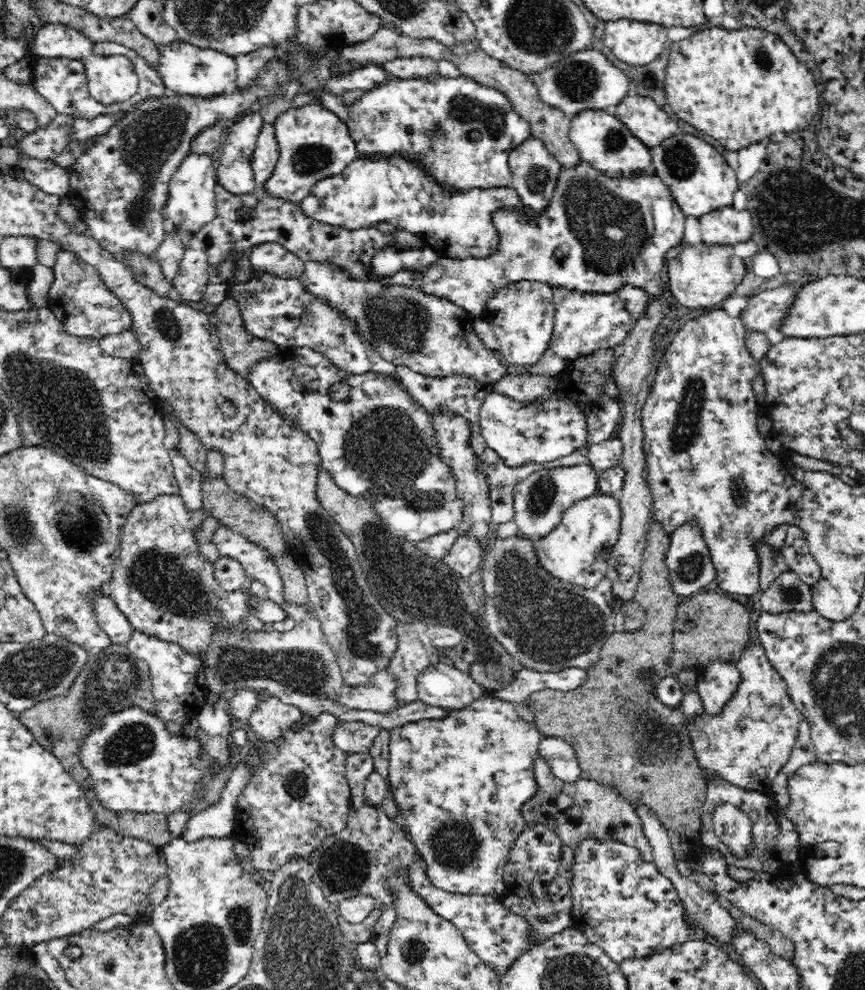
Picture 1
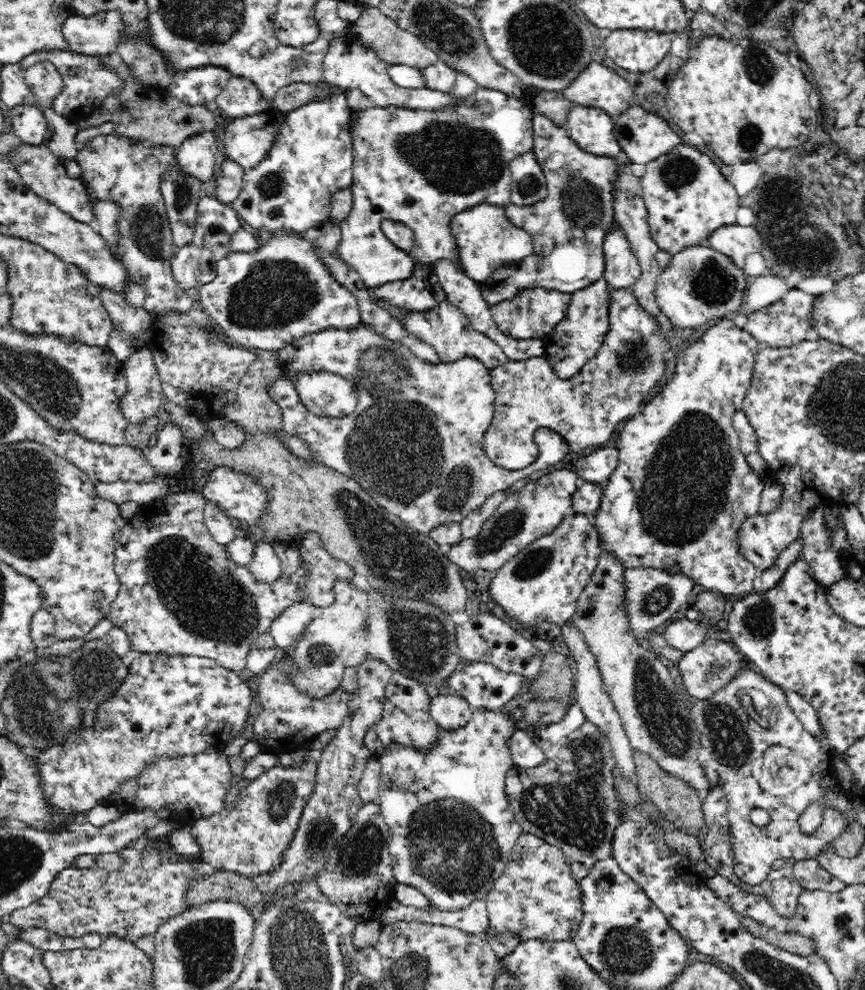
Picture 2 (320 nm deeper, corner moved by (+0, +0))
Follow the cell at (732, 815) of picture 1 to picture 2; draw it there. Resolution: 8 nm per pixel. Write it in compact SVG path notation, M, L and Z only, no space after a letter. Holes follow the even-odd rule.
M752 670L737 672L734 680L715 692L709 699L690 700L689 709L695 727L700 731L698 760L705 770L710 786L722 789L727 798L731 845L735 859L734 873L740 881L758 884L766 880L771 867L779 860L804 861L817 859L822 851L832 847L834 840L846 832L849 824L846 812L825 807L820 830L814 836L802 833L800 815L812 804L820 804L826 792L848 794L840 786L834 763L834 751L816 735L810 734L790 708L786 694L777 684L758 676ZM756 810L769 813L769 824L755 823Z

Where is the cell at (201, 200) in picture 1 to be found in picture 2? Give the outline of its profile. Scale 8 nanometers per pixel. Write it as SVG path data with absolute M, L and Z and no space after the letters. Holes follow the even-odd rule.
M202 130L186 138L175 152L179 170L195 176L202 183L208 182L216 168L218 141L213 130Z

